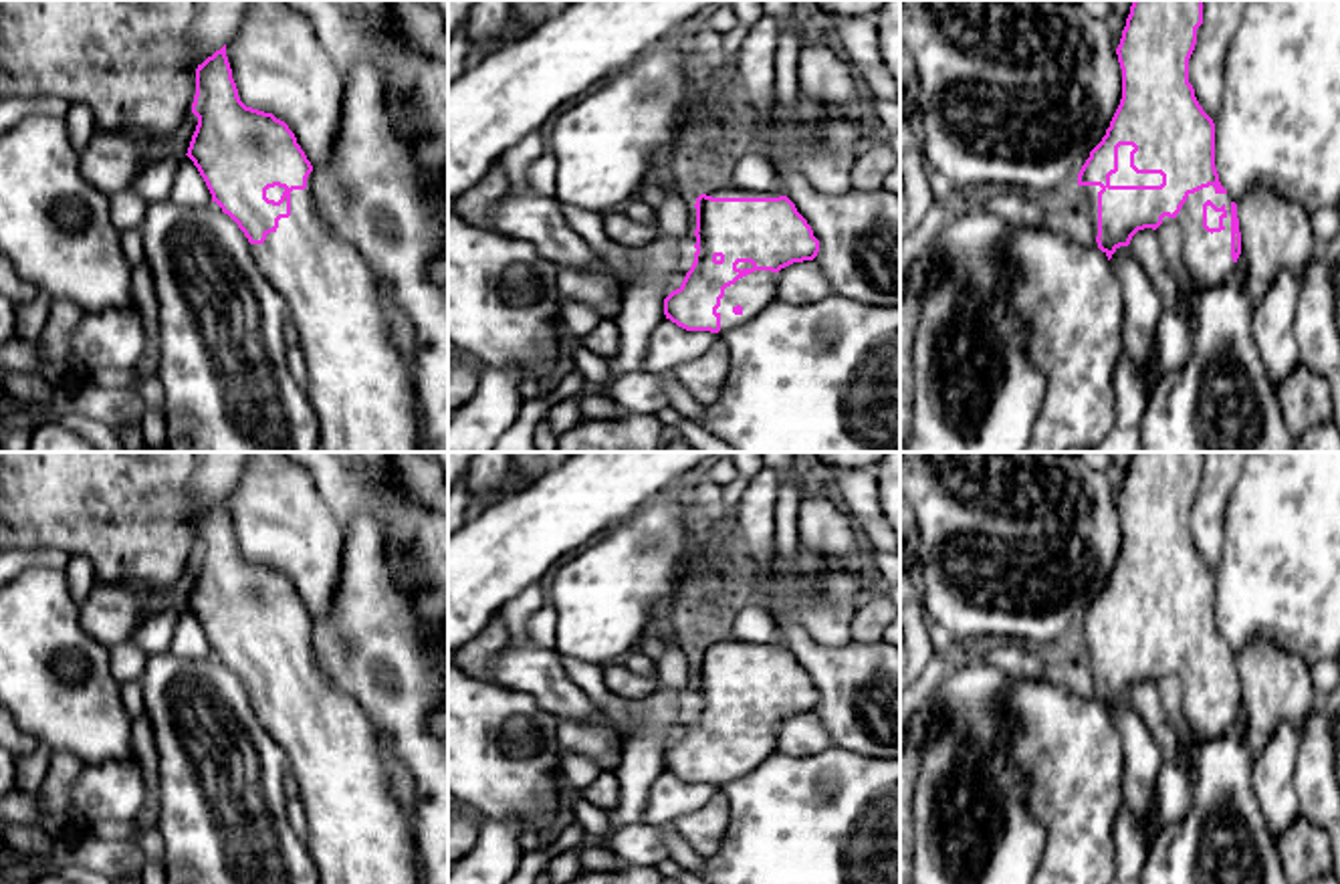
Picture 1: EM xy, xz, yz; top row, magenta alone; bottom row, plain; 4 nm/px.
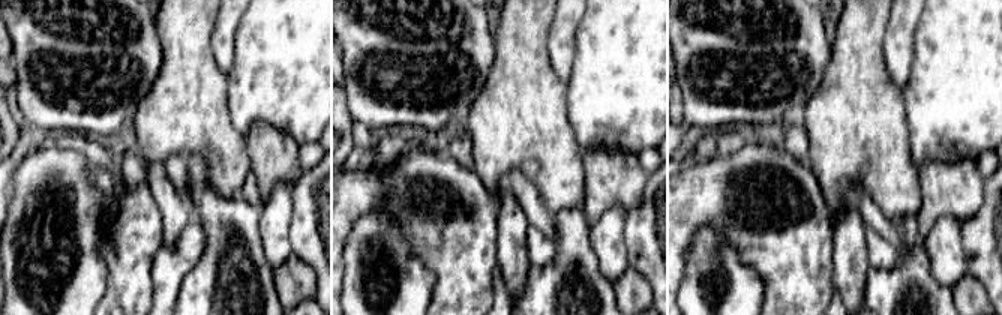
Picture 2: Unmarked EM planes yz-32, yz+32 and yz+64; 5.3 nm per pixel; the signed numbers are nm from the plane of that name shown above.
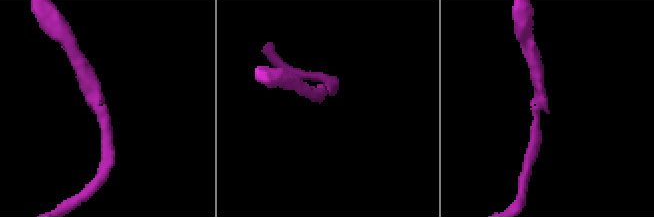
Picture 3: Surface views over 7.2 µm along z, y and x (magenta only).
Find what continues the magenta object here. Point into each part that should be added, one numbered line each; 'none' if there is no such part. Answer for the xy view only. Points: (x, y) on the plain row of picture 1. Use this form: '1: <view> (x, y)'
1: xy (358, 832)

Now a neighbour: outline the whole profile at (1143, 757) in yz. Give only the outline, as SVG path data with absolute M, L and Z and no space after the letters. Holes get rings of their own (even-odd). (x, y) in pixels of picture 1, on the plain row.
M1128 698L1116 700L1110 721L1122 743L1122 803L1138 817L1140 825L1148 825L1154 811L1154 781L1164 763L1160 745Z

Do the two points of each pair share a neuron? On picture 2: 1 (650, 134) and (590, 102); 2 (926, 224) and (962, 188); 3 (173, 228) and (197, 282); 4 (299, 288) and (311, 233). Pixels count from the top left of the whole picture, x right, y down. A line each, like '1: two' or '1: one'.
1: one
2: one
3: two
4: two

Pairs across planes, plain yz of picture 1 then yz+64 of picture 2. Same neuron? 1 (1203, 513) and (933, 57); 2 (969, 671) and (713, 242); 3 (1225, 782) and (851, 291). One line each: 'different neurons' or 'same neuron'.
1: different neurons
2: same neuron
3: different neurons

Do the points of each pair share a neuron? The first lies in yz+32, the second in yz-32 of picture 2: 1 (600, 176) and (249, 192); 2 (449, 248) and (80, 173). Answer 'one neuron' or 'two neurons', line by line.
1: two neurons
2: two neurons

